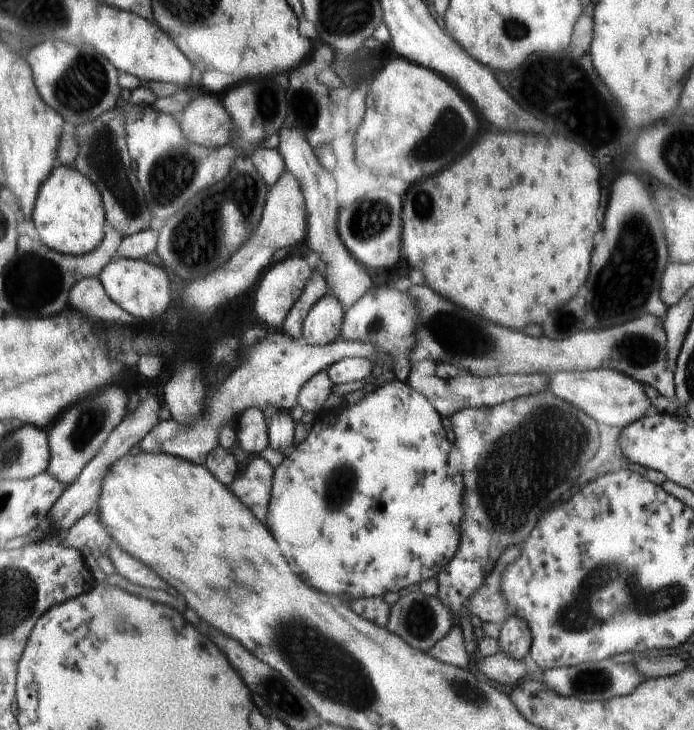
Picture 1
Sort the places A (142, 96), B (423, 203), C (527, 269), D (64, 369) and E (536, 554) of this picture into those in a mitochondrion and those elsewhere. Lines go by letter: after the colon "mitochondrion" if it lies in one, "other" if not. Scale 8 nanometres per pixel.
A: other
B: mitochondrion
C: other
D: other
E: other

